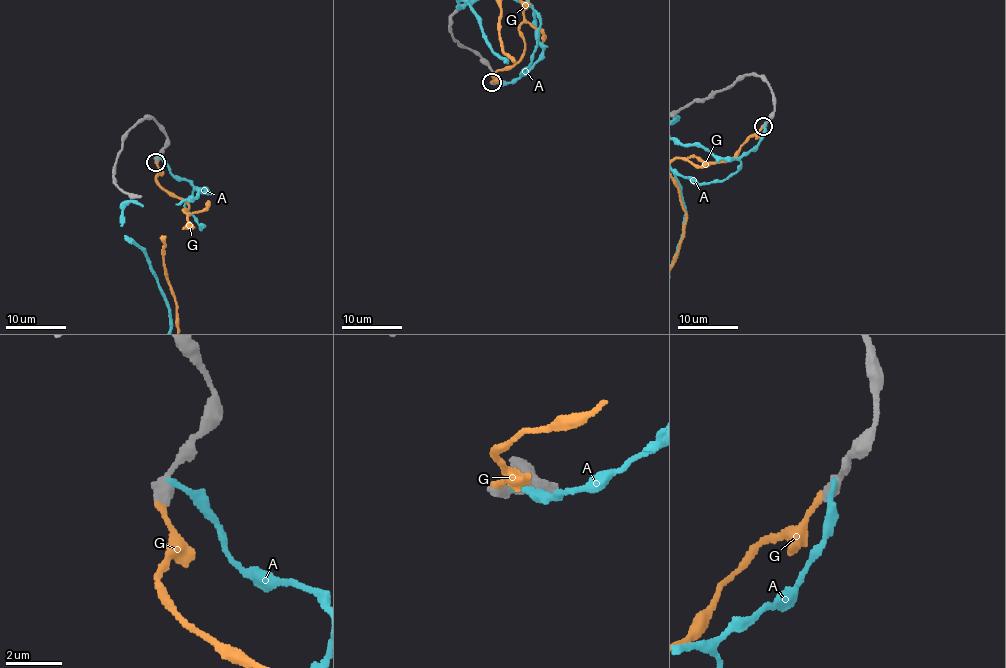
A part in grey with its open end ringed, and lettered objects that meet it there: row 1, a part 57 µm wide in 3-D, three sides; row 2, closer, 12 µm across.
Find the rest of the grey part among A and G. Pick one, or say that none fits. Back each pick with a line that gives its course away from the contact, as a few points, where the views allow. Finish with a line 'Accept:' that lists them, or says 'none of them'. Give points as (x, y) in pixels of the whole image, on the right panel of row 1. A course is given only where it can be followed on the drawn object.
Accept: G

